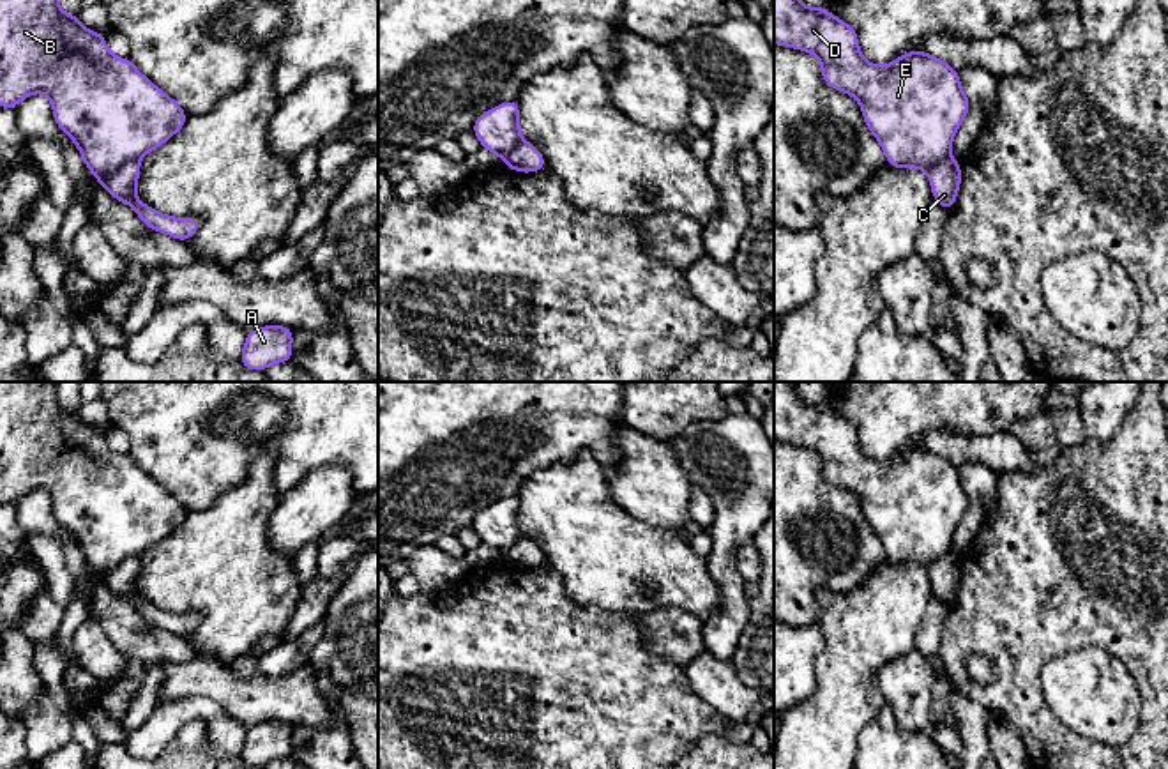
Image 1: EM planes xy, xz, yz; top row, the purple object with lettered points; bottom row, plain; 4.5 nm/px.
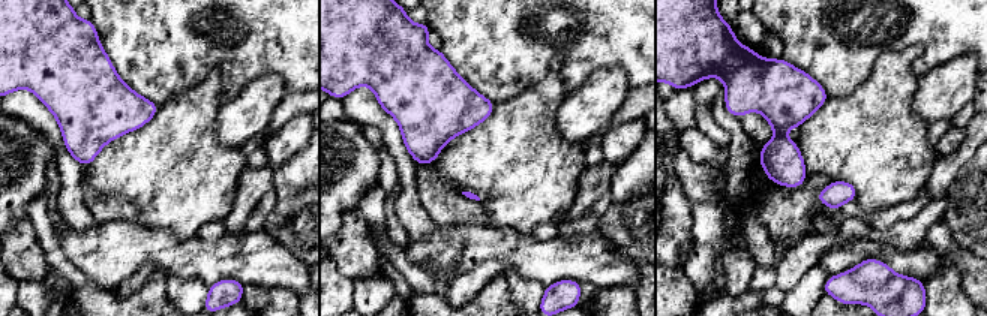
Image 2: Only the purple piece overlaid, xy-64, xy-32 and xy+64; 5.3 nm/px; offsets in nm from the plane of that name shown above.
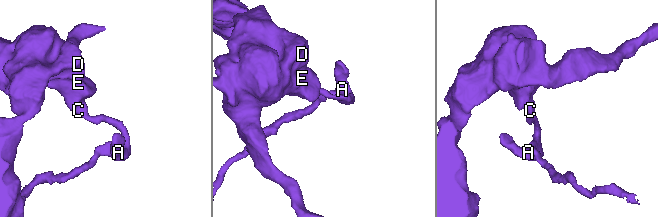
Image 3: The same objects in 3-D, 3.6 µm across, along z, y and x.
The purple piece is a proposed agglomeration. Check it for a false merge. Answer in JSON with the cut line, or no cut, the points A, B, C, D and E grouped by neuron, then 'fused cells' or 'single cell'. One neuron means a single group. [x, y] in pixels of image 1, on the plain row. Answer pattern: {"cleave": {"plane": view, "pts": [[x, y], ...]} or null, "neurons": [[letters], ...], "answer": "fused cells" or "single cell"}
{"cleave": {"plane": "xy", "pts": [[138, 555], [122, 559], [101, 580]]}, "neurons": [["A", "C"], ["B", "D", "E"]], "answer": "fused cells"}

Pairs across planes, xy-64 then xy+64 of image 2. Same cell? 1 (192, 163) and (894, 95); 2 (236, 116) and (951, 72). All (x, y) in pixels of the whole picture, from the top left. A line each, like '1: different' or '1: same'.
1: same
2: same

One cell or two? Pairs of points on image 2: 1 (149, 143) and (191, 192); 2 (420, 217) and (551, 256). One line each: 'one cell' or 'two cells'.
1: one cell
2: two cells

